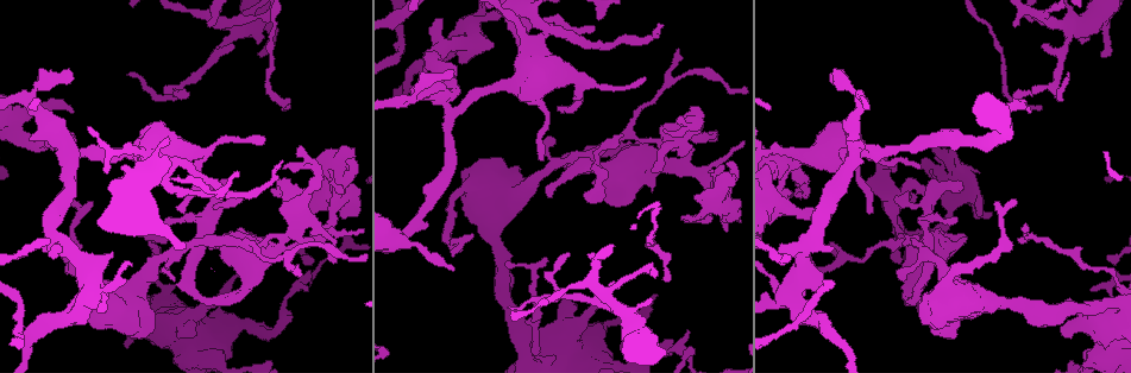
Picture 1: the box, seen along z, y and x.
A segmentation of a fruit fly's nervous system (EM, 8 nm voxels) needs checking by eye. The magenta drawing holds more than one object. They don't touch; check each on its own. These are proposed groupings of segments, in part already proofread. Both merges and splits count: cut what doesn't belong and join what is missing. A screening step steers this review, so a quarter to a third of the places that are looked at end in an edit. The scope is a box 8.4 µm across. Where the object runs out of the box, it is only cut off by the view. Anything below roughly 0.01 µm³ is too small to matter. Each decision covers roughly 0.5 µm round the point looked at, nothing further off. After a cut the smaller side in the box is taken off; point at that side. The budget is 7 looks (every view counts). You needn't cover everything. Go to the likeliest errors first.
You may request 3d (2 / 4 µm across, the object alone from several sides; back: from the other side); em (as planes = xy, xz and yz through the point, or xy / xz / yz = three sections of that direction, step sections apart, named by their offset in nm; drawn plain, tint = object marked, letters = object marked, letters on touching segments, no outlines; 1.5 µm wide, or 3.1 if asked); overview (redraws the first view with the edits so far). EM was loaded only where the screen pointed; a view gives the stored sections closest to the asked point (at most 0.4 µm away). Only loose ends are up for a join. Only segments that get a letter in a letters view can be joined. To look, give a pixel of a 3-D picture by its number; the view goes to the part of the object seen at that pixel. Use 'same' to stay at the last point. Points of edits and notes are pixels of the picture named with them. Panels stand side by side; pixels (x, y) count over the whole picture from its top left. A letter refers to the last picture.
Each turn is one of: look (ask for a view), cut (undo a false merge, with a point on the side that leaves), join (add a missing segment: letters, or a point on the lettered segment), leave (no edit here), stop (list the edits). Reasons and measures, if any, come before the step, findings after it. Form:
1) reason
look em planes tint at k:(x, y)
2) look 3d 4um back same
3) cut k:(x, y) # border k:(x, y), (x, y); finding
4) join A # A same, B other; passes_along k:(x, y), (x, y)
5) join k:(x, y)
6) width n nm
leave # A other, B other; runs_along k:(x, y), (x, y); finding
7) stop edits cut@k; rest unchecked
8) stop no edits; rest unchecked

free end
look em yz step 4 letters at 1:(779, 250)

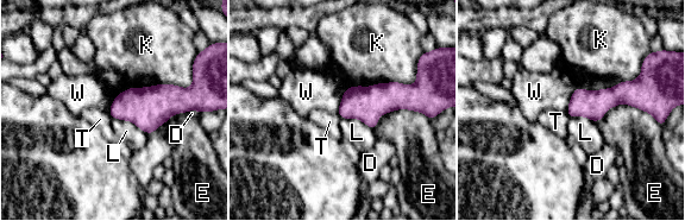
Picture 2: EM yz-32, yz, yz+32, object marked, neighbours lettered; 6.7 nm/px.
look em planes letters same

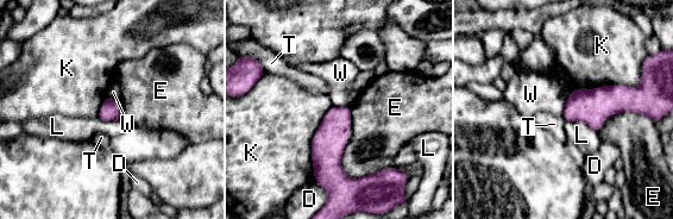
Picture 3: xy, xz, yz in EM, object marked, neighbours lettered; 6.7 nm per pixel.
leave # D other, E other, K other, L other, T other, W other; border 3:(571, 91), (561, 114); no lettered segment goes on from it

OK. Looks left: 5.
look em planes letters at 1:(813, 209)

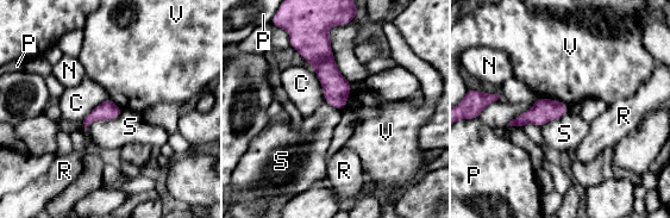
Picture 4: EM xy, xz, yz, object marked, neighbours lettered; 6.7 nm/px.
width 140 nm
leave # C other, N other, P other, R other, S other, V other; border 4:(121, 111), (83, 131); none of them fits

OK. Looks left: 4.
free end
look 3d 2um at 1:(450, 69)

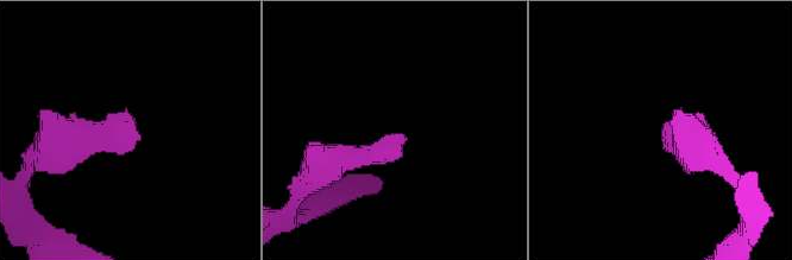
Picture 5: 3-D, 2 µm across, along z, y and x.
now the EM
look em planes letters at 5:(135, 127)

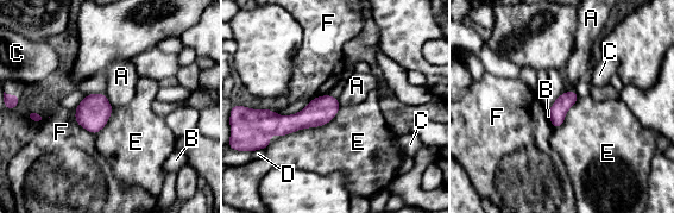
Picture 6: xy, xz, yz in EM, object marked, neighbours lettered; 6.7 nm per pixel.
width 120 nm
leave # A other, B other, C other, D other, E other, F other; runs_along 6:(335, 101), (297, 121), (264, 114); no lettered segment goes on from it

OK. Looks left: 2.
stop no edits; rest unchecked

